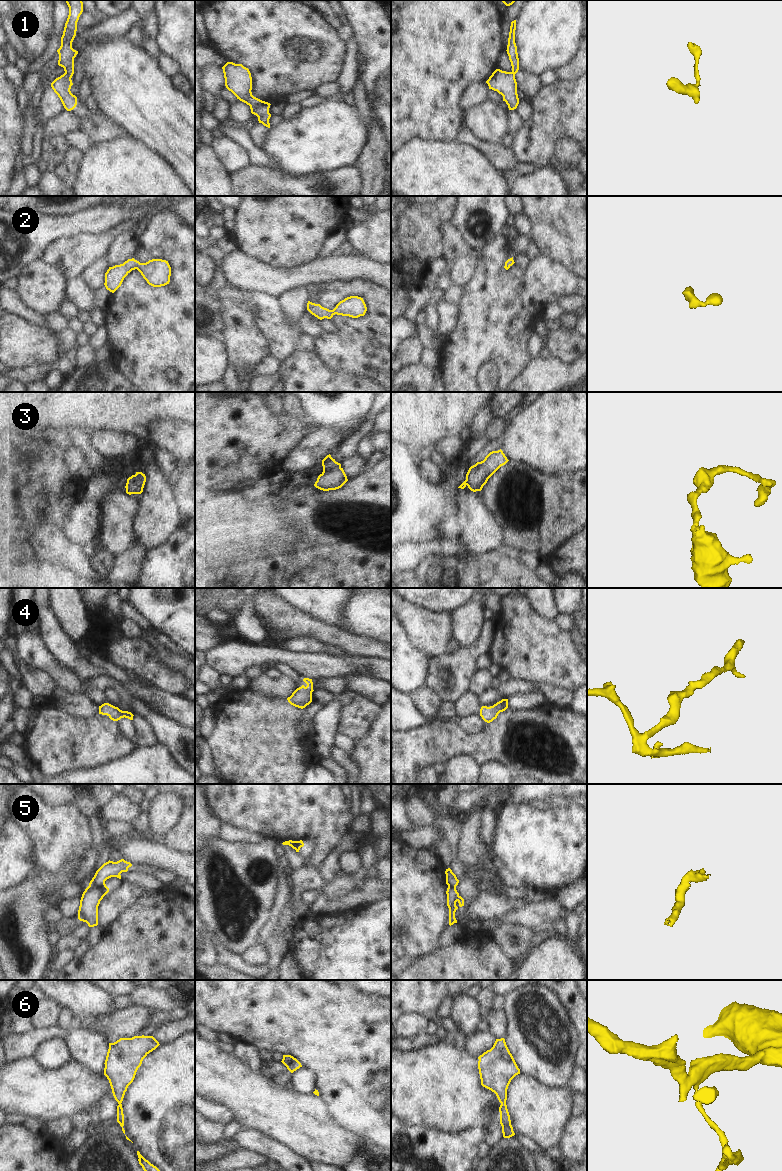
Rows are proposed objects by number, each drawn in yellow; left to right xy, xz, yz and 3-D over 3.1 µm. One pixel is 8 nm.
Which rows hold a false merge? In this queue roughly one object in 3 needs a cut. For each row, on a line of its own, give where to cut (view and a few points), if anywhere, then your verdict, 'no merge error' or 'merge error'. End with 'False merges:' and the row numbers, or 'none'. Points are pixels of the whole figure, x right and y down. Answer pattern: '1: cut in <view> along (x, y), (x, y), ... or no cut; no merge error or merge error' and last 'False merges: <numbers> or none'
1: no cut; no merge error
2: no cut; no merge error
3: no cut; no merge error
4: no cut; no merge error
5: cut in xy along (89, 885), (95, 885), (103, 896); merge error
6: no cut; no merge error
False merges: 5

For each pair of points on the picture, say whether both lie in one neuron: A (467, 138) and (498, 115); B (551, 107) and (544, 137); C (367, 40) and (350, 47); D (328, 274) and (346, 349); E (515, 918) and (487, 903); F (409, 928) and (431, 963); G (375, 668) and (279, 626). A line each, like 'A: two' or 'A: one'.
A: two
B: one
C: two
D: two
E: two
F: two
G: two

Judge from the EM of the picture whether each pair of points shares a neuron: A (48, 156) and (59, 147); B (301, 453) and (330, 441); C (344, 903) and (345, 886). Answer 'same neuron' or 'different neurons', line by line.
A: same neuron
B: same neuron
C: different neurons

